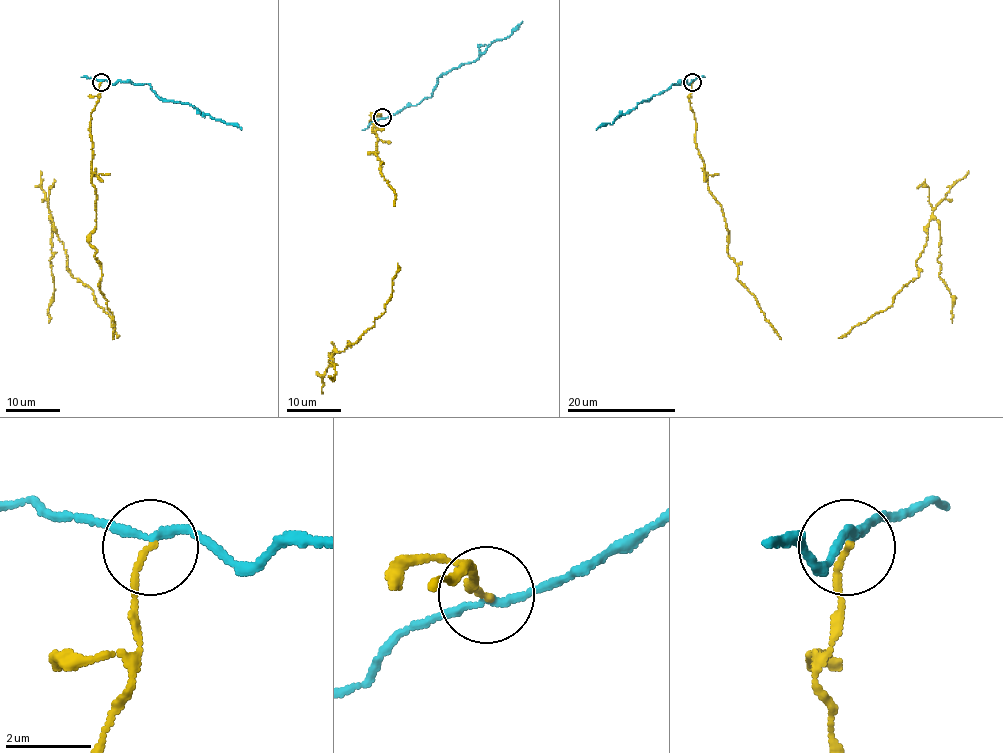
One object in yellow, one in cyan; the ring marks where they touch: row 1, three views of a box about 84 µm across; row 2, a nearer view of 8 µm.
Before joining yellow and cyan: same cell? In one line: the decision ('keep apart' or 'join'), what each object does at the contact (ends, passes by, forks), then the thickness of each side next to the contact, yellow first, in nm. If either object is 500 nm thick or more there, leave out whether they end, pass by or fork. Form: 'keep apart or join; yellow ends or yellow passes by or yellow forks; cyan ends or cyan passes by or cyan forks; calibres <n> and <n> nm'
keep apart; yellow ends; cyan passes by; calibres 150 and 170 nm

